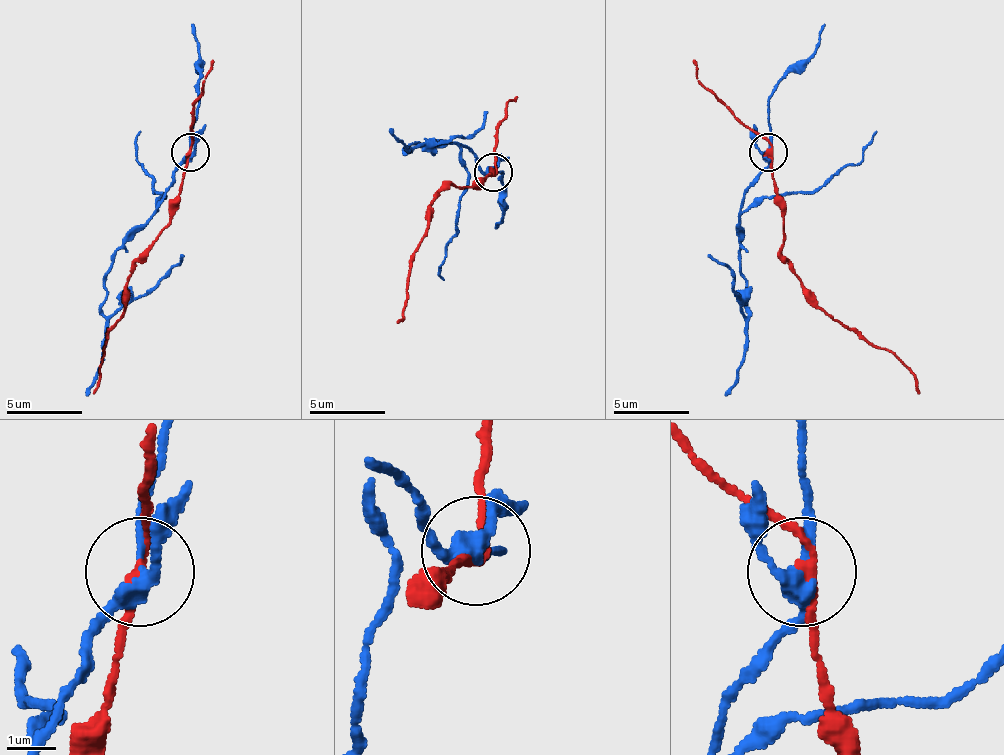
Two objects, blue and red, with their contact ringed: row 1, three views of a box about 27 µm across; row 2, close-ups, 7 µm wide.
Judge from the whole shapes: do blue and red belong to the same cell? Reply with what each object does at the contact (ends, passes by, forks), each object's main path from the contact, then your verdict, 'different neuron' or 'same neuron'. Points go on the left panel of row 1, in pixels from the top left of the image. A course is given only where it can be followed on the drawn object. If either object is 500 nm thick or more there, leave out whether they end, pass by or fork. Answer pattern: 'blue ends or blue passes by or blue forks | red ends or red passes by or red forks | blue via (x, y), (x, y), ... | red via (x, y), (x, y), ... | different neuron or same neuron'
blue forks | red passes by | blue via (189, 151), (155, 215), (113, 257), (102, 313), (113, 317), (166, 276), (181, 253) | red via (189, 151), (174, 219), (128, 279), (128, 302), (106, 347), (94, 393) | different neuron

